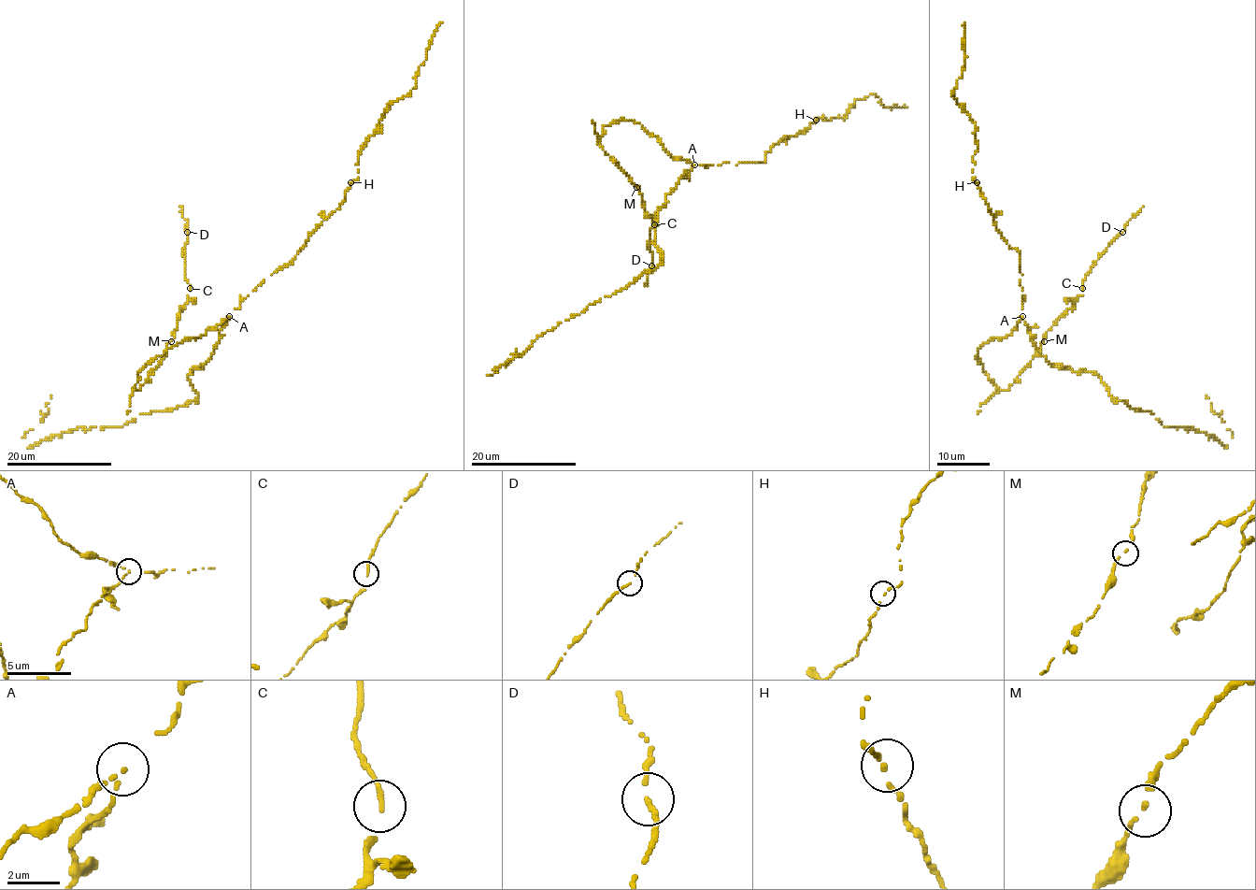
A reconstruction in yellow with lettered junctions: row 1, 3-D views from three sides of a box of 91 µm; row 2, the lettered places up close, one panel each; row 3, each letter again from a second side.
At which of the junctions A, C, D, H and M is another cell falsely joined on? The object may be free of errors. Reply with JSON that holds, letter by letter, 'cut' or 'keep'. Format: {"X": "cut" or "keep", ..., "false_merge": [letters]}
{"A": "cut", "C": "keep", "D": "keep", "H": "keep", "M": "keep", "false_merge": ["A"]}

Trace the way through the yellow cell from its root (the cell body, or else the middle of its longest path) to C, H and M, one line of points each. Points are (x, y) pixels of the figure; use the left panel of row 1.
C: (225, 325), (229, 317), (155, 356), (138, 372), (133, 391), (161, 362), (190, 288)
H: (225, 325), (240, 301), (264, 279), (285, 267), (324, 219), (340, 207), (350, 182)
M: (225, 325), (229, 317), (197, 338), (185, 338), (155, 356), (138, 372), (133, 391), (146, 381), (171, 341)

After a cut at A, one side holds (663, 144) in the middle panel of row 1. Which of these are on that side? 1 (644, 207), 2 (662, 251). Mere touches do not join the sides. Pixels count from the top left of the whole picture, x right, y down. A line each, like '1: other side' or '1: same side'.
1: same side
2: other side

